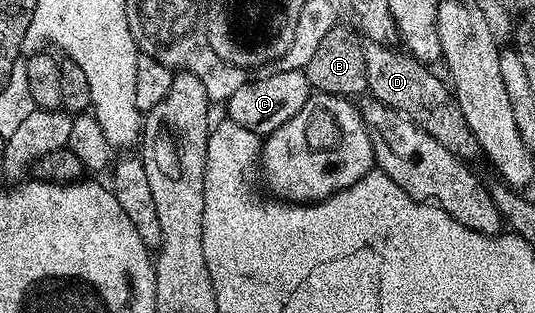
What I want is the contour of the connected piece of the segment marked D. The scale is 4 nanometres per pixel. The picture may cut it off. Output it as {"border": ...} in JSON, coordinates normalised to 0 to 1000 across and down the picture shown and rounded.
{"border":[[[680,137],[686,300],[744,364],[757,367],[774,403],[804,425],[804,438],[811,438],[811,450],[826,460],[843,495],[854,495],[869,514],[897,508],[897,466],[886,425],[879,425],[879,399],[871,399],[871,374],[864,374],[864,348],[843,275],[828,249],[822,256],[802,204],[785,198],[761,160],[740,157],[738,147],[714,137]]]}

